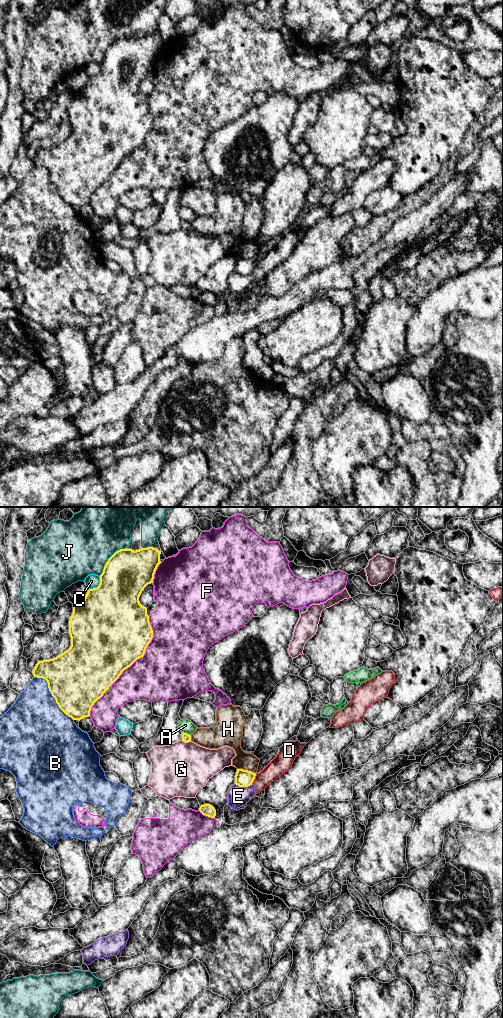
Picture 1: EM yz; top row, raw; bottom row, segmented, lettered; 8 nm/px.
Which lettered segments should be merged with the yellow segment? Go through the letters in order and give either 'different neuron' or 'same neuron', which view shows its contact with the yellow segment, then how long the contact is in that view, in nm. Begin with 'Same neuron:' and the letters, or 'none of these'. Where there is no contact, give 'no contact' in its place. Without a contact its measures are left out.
Same neuron: none of these
A: different neuron; meets yellow in yz; contact 70 nm long
B: different neuron; meets yellow in yz; contact 480 nm long
C: different neuron; meets yellow in yz; contact 140 nm long
D: different neuron; meets yellow in yz; contact 90 nm long
E: different neuron; meets yellow in yz; contact 140 nm long
F: different neuron; meets yellow in yz; contact 950 nm long
G: different neuron; meets yellow in yz; contact 80 nm long
H: different neuron; meets yellow in yz; contact 170 nm long
J: different neuron; meets yellow in yz; contact 320 nm long

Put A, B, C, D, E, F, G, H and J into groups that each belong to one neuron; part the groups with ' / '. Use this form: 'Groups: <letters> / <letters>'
Groups: A / B / C / D E / F / G / H / J

